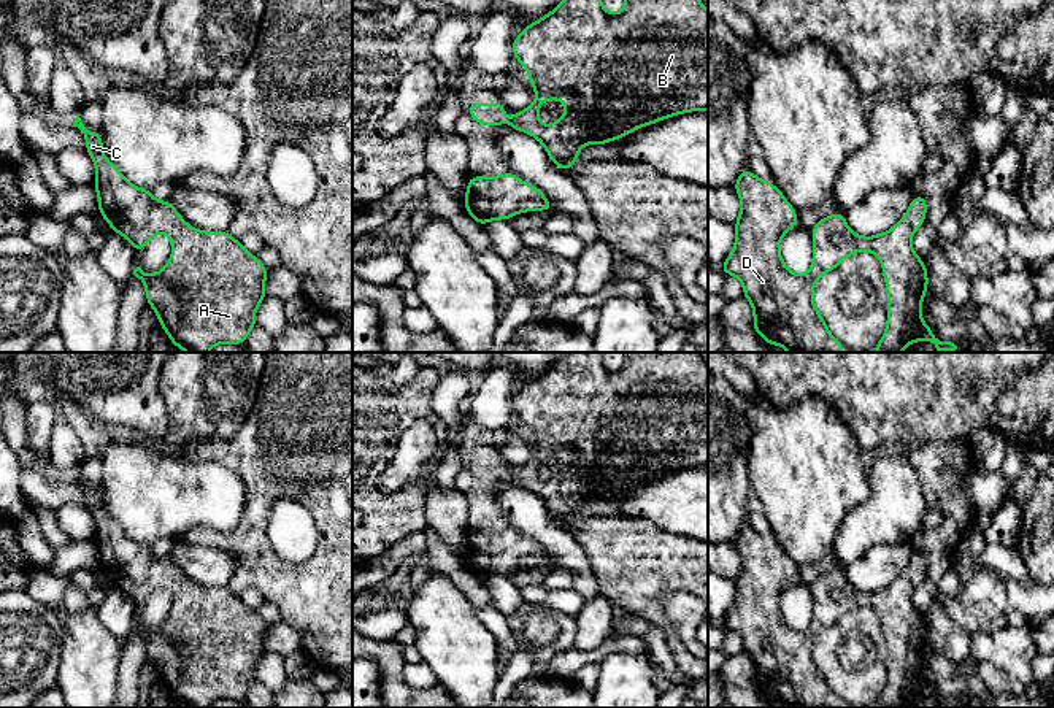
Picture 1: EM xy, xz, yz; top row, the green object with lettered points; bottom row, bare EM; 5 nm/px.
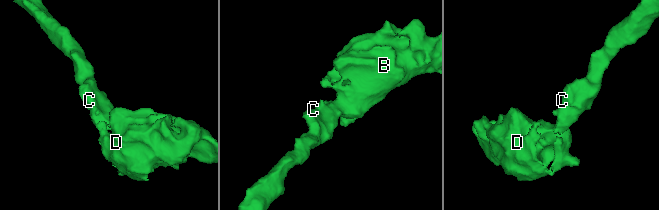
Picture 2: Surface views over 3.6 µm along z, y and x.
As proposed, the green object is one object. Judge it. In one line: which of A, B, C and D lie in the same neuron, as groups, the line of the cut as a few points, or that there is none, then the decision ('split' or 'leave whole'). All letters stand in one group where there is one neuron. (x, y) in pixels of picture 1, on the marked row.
A B C D; no cut; leave whole

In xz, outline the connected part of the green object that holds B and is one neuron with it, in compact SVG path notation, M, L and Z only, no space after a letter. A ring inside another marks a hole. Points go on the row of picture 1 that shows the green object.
M564 0L551 13L524 27L511 49L527 70L537 100L508 121L500 102L467 103L467 113L479 125L508 124L532 135L567 173L579 160L583 144L606 144L667 117L708 110L708 11L702 0L624 0L617 14L606 11L602 0ZM554 98L564 102L565 113L559 121L541 125L538 110L543 102Z

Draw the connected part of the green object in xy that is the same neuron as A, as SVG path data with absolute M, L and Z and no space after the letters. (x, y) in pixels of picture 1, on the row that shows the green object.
M78 114L73 125L84 133L87 154L95 164L94 187L98 195L98 213L111 230L127 238L135 252L141 252L157 233L173 240L170 260L159 273L148 275L141 267L133 270L133 275L144 283L148 306L156 310L159 325L170 337L171 346L186 352L208 352L219 343L244 344L249 332L257 325L256 310L267 297L268 268L227 230L197 230L181 217L170 200L157 202L152 190L130 184L103 156L102 130L87 130Z

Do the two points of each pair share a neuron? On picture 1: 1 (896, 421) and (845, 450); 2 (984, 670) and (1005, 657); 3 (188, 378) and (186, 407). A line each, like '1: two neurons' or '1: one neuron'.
1: two neurons
2: two neurons
3: one neuron

